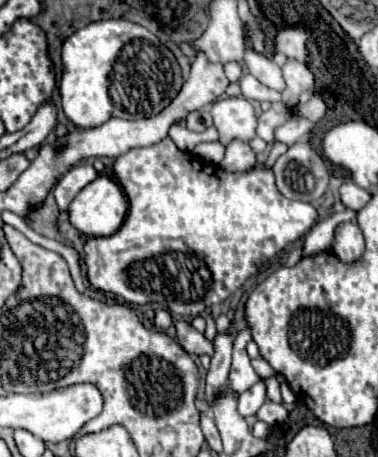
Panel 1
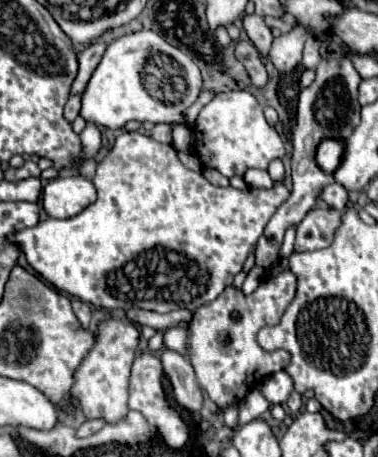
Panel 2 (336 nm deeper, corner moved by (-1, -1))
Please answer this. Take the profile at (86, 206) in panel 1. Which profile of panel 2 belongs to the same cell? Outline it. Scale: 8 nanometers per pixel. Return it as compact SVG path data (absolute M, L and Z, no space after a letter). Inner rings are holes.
M73 174L49 180L43 188L43 208L51 218L71 218L95 202L95 186L91 180Z

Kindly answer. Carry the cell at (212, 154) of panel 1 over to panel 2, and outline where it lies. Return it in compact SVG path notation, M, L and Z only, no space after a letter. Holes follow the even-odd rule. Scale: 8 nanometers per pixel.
M179 124L173 128L173 144L177 150L187 150L187 152L193 152L193 132Z

